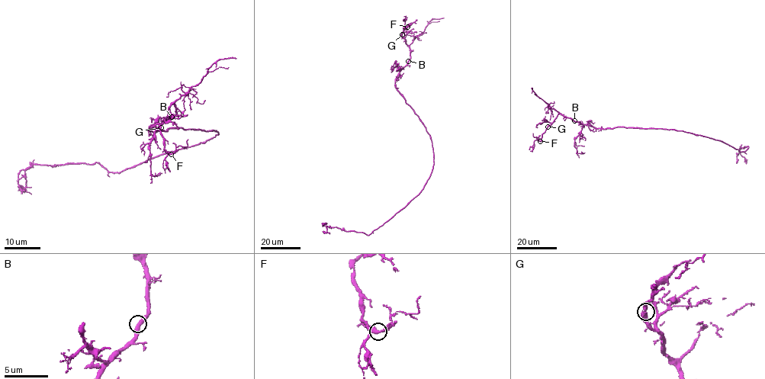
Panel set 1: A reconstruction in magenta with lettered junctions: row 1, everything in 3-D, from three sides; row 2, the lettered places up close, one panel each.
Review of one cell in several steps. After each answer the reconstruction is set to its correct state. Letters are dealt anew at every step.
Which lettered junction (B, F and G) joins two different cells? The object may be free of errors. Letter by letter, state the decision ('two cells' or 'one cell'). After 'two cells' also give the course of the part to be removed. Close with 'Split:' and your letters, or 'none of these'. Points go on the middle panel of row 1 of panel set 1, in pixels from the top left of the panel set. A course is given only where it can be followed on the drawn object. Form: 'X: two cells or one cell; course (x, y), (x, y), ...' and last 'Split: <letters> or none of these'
B: one cell
F: one cell
G: one cell
Split: none of these

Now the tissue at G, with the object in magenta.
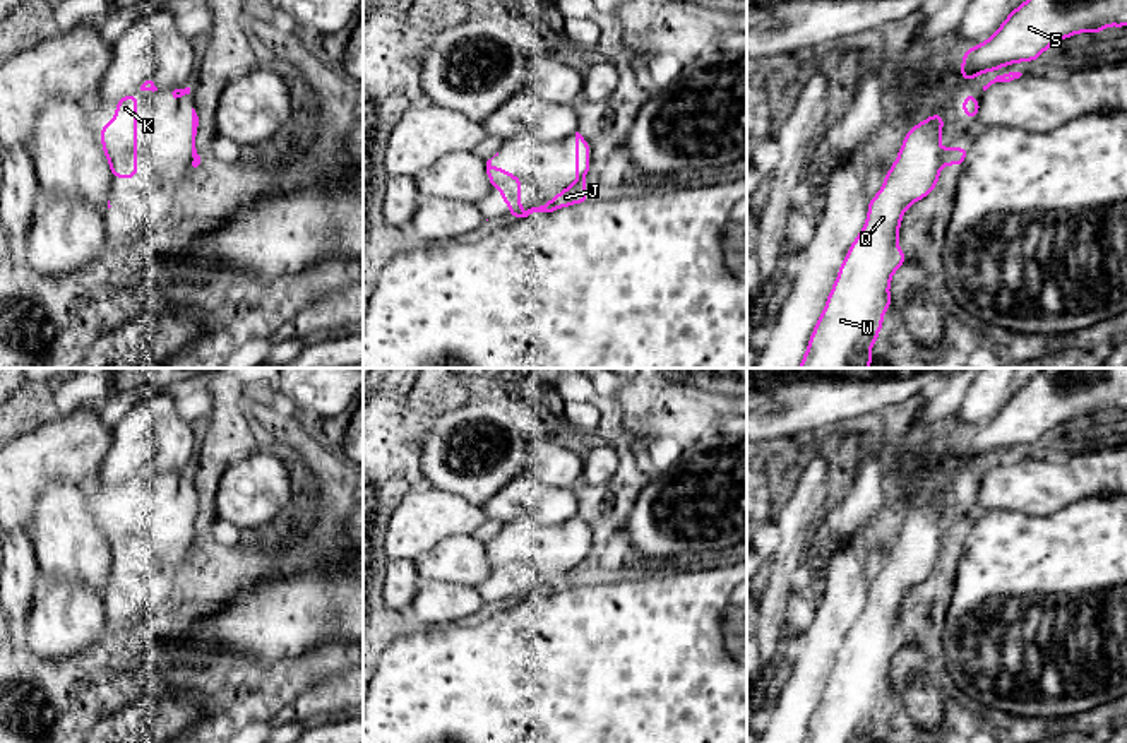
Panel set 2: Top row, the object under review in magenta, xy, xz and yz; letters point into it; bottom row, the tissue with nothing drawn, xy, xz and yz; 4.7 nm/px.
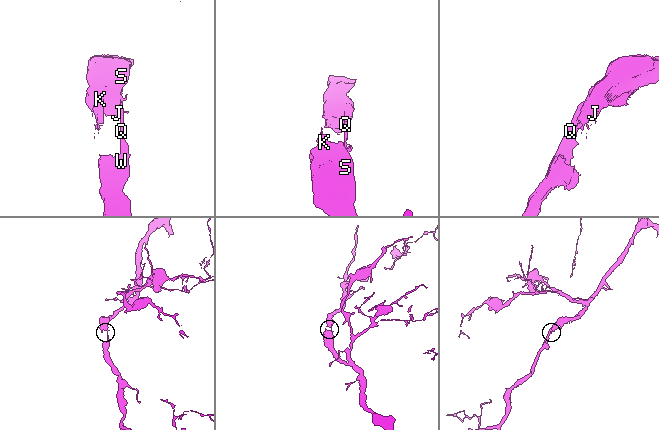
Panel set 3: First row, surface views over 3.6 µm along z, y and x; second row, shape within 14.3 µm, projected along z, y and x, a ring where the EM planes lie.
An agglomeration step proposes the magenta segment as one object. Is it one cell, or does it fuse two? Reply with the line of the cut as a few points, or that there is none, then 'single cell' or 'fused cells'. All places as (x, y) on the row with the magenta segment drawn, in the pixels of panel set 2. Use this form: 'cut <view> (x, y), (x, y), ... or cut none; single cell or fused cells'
cut none; single cell

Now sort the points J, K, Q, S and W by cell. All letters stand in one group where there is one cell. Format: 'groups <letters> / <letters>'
groups J K Q S W

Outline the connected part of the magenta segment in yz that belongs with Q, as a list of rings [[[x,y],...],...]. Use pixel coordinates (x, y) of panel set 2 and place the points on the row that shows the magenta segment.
[[[935,113],[908,130],[892,168],[886,173],[882,188],[868,200],[865,226],[839,267],[798,368],[868,368],[874,361],[870,351],[880,334],[884,312],[892,305],[891,277],[908,259],[897,247],[903,214],[913,202],[921,200],[935,188],[942,166],[957,164],[963,168],[969,151],[969,147],[945,147],[942,151],[942,127],[944,116]]]

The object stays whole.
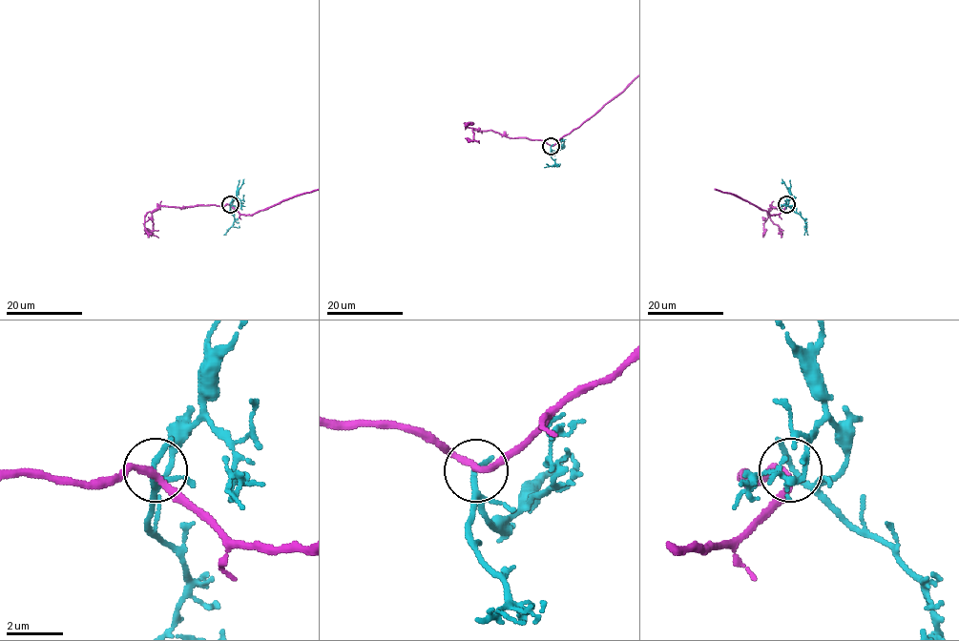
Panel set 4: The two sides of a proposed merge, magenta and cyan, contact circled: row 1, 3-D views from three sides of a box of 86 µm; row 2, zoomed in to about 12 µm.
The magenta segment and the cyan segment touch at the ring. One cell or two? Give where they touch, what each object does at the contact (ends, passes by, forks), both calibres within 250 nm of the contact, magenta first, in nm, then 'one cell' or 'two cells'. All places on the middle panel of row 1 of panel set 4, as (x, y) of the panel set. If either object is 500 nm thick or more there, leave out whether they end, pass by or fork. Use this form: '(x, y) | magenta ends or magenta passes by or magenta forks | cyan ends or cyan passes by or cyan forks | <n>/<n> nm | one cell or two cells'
(551, 146) | magenta passes by | cyan forks | 240/150 nm | two cells

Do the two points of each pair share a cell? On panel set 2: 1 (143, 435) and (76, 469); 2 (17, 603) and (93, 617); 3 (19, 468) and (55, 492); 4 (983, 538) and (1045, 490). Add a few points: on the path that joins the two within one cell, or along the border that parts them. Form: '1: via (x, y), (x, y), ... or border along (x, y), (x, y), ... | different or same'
1: border along (112, 432), (112, 445), (100, 469) | different
2: via (33, 584), (69, 617), (74, 617) | same
3: border along (76, 483), (50, 480), (35, 505), (31, 523) | different
4: border along (1059, 511), (1049, 514), (989, 512) | different

